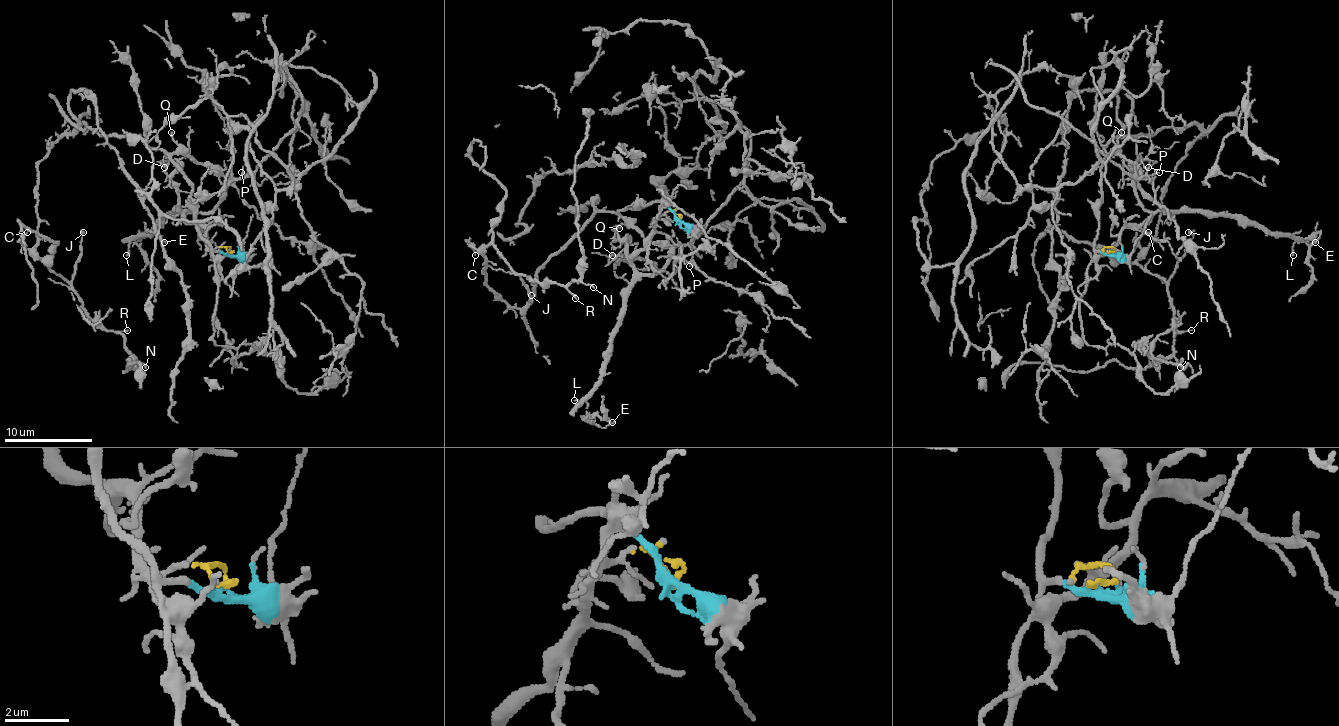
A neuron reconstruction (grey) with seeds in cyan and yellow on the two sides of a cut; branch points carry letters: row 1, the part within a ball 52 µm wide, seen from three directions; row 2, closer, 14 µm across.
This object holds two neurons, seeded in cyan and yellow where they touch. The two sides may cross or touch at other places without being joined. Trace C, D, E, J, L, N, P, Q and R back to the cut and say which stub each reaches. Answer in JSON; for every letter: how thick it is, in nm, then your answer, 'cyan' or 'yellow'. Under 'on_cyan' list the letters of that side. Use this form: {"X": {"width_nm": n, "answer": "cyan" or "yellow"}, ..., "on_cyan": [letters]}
{"C": {"width_nm": 100, "answer": "cyan"}, "D": {"width_nm": 120, "answer": "yellow"}, "E": {"width_nm": 130, "answer": "yellow"}, "J": {"width_nm": 220, "answer": "cyan"}, "L": {"width_nm": 110, "answer": "yellow"}, "N": {"width_nm": 130, "answer": "cyan"}, "P": {"width_nm": 120, "answer": "yellow"}, "Q": {"width_nm": 110, "answer": "cyan"}, "R": {"width_nm": 140, "answer": "cyan"}, "on_cyan": ["C", "J", "N", "Q", "R"]}

